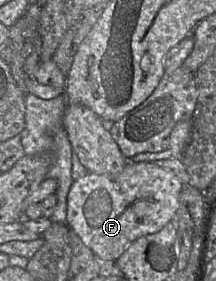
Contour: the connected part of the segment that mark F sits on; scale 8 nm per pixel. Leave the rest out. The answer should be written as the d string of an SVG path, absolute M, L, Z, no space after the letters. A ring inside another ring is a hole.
M128 161L119 173L88 173L71 186L66 224L97 257L117 260L136 239L159 232L175 218L184 186L171 170L154 162Z

